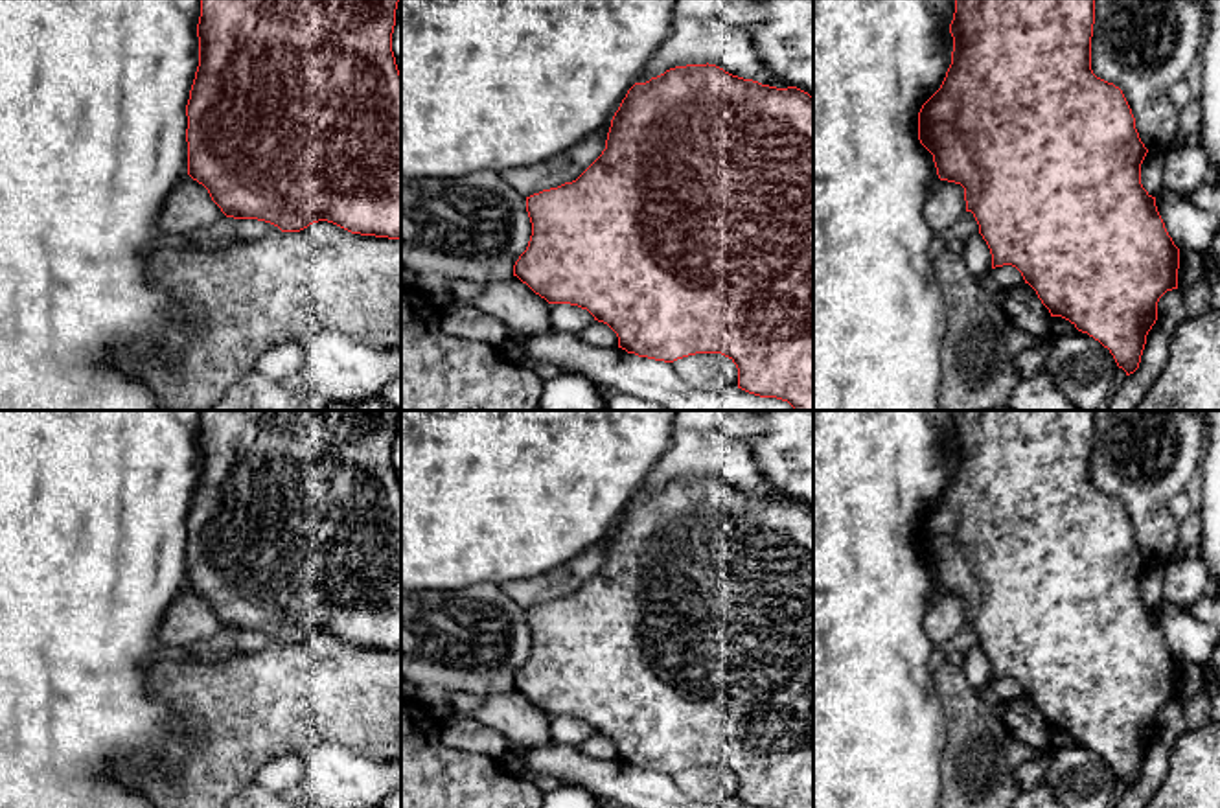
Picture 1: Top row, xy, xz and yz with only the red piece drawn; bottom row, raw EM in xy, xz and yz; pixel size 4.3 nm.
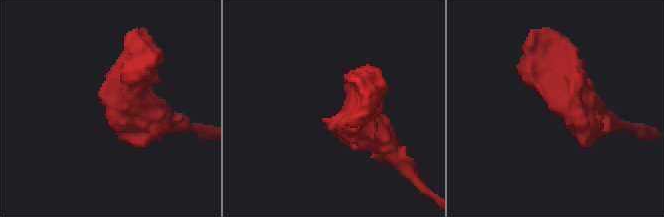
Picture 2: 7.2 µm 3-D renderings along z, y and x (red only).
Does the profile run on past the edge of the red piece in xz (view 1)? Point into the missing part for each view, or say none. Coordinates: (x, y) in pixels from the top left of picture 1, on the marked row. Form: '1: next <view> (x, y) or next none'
1: next none

